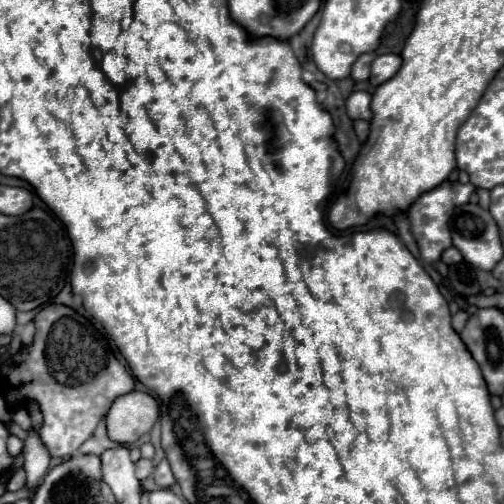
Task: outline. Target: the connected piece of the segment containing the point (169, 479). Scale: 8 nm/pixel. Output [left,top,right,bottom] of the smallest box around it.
[155,459,175,489]

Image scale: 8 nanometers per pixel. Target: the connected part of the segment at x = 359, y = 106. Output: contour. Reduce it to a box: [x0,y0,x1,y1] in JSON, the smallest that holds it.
[347,91,371,121]

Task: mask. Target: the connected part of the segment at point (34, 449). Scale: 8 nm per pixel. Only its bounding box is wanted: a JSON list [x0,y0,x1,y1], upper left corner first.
[23,435,50,487]

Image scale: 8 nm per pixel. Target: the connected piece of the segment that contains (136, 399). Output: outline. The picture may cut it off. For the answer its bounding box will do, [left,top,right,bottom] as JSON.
[107,391,159,445]

